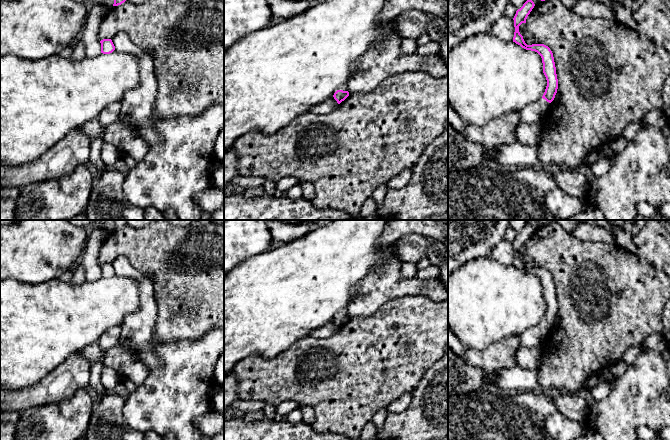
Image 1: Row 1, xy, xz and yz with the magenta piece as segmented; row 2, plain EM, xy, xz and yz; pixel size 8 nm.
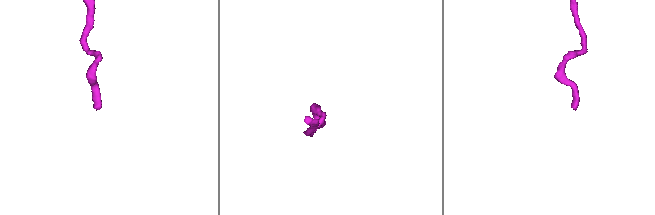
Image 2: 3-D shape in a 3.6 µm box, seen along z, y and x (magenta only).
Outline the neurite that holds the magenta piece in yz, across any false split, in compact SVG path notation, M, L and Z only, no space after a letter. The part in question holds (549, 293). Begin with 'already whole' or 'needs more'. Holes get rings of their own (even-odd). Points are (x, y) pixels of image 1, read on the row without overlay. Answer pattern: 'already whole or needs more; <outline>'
needs more; M528 223L523 230L516 235L513 242L515 251L513 266L526 274L535 275L541 280L543 297L547 304L547 310L543 320L537 326L526 330L519 336L520 346L524 348L541 347L542 343L546 340L550 332L550 327L554 324L558 313L556 291L553 277L550 272L544 268L527 269L519 256L519 250L522 247L526 247L526 243L534 230L534 226Z

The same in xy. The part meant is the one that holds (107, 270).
already whole; M103 263L101 267L101 277L110 278L115 274L115 270L111 263Z

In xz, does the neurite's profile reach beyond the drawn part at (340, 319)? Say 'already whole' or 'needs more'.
needs more

